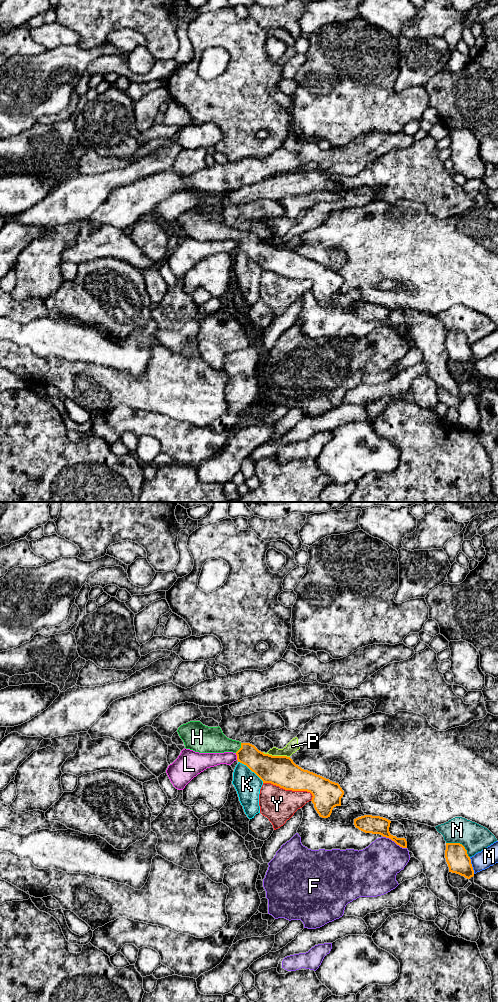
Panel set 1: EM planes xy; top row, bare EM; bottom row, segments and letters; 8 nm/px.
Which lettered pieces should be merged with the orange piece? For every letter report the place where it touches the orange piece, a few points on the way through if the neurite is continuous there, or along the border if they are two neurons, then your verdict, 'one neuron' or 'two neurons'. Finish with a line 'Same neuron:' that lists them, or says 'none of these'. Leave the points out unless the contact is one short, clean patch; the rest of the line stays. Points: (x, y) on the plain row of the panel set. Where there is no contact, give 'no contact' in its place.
F: xy (395, 330) | two neurons
H: xy (240, 236) | across xy (265, 254), (240, 236), (221, 232), (211, 227) | one neuron
K: xy (251, 258) | two neurons
L: xy (237, 244) | along xy (235, 241), (237, 247) | two neurons
M: xy (471, 353) | two neurons
N: xy (459, 331) | two neurons
P: xy (276, 244) | along xy (262, 240), (289, 245) | two neurons
Y: xy (288, 277) | two neurons
Same neuron: H

